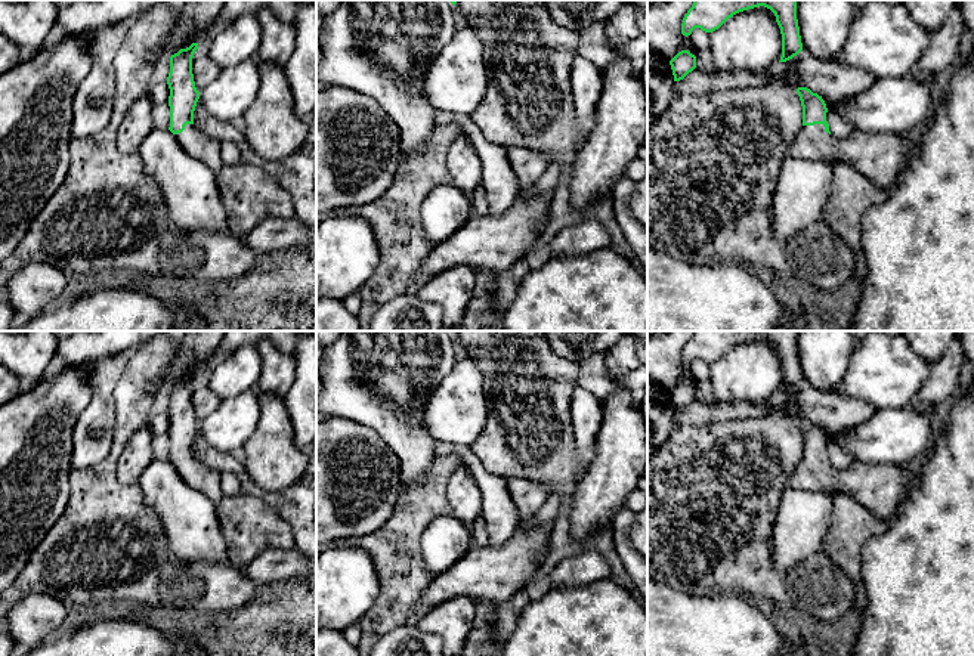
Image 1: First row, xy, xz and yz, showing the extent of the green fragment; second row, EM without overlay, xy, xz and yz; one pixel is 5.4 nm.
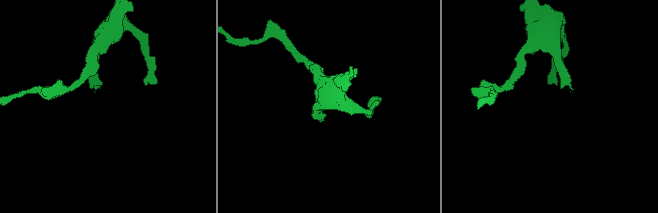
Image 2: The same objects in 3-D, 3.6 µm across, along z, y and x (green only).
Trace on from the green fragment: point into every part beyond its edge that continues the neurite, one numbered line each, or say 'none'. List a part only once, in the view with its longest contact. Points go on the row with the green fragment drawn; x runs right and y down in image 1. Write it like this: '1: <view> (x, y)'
1: yz (880, 157)

